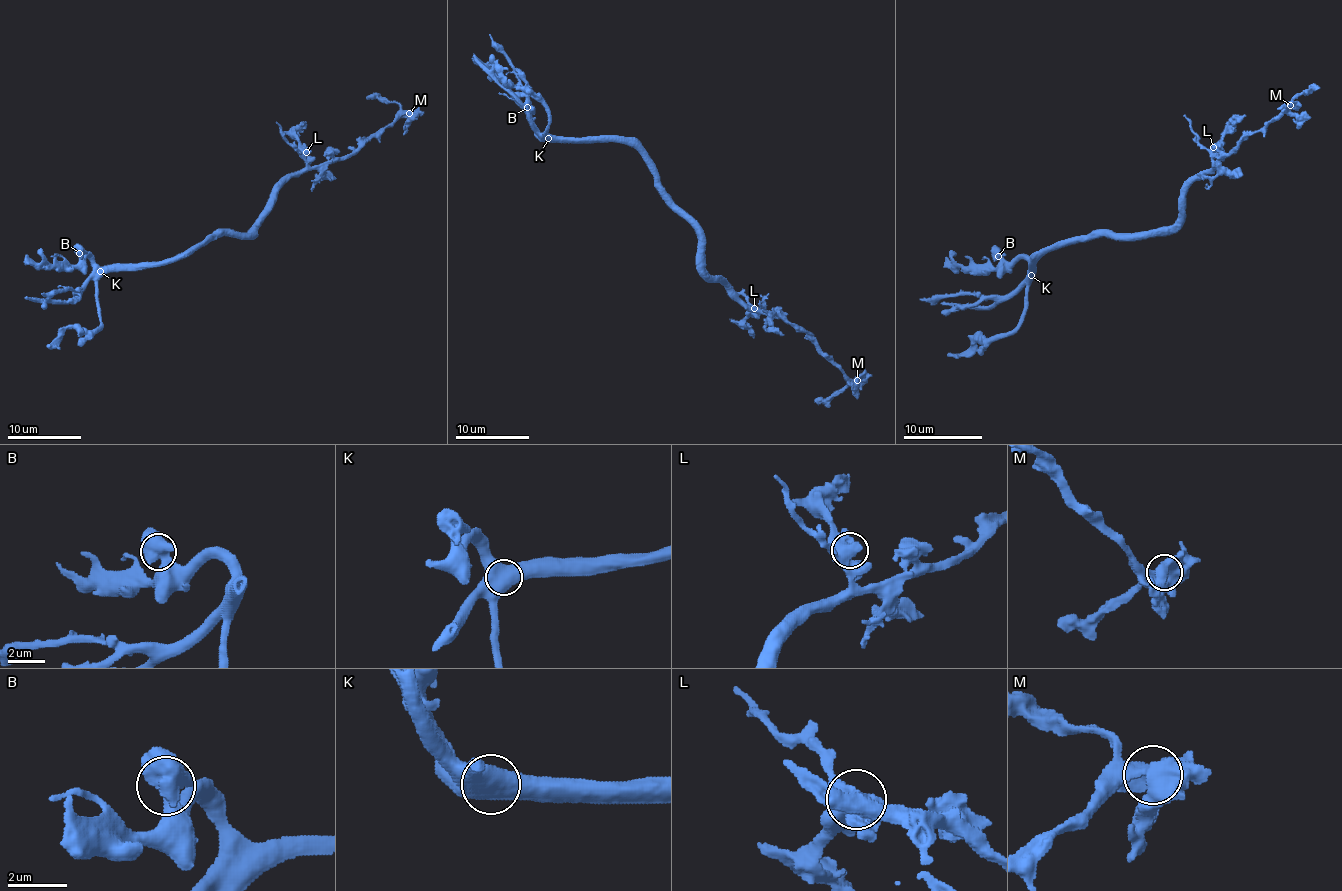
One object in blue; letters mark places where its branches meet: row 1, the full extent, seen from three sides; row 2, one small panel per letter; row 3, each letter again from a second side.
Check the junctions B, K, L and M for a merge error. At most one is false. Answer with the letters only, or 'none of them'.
none of them

